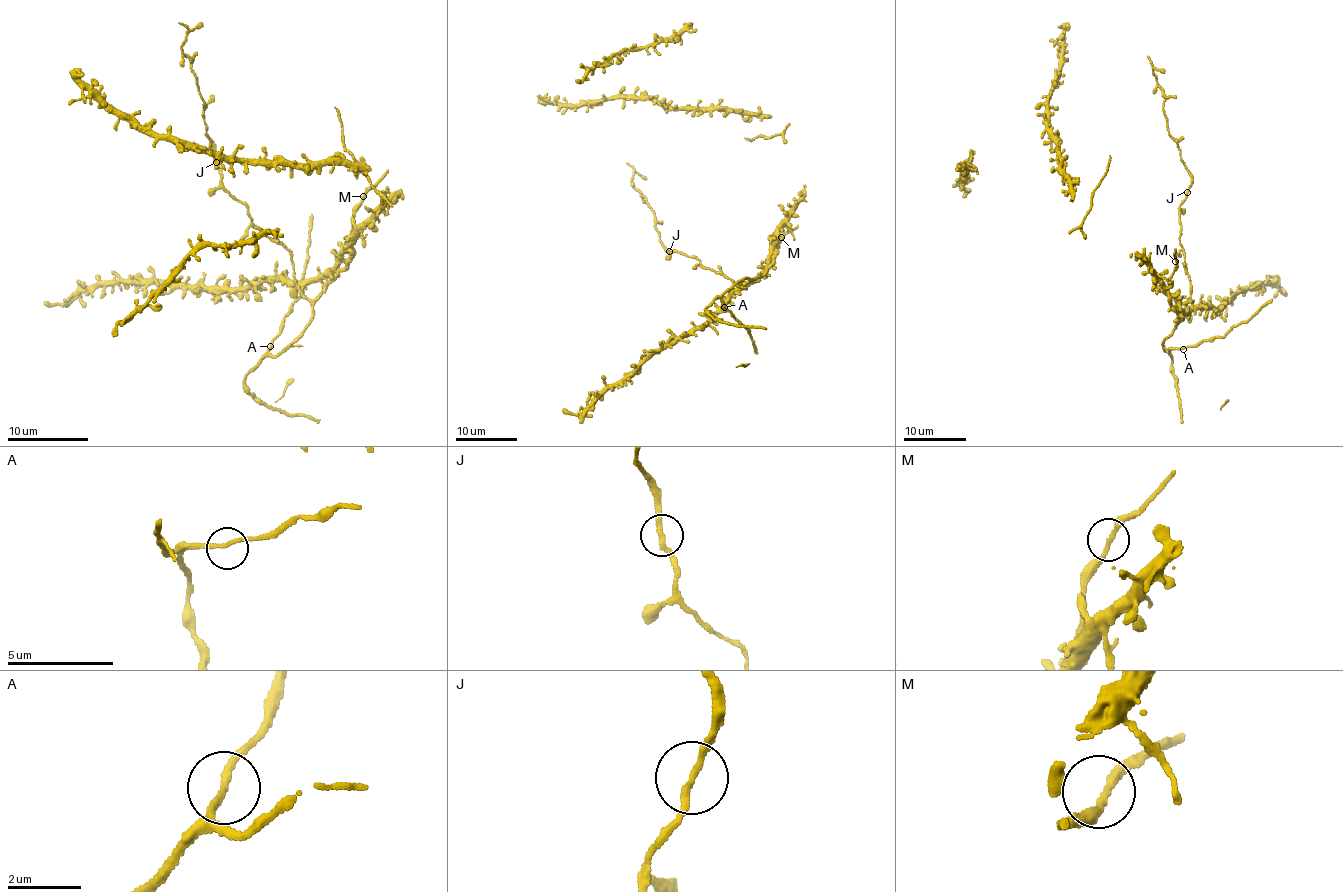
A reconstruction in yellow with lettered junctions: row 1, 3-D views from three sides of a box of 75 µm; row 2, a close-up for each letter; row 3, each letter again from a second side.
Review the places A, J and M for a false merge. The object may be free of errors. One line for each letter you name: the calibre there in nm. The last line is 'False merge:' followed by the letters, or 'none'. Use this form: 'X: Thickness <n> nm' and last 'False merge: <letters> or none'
False merge: none

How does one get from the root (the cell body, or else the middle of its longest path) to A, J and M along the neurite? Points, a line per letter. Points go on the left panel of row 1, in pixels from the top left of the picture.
A: (398, 194), (359, 233), (347, 268), (316, 300), (301, 333), (274, 355), (268, 352), (270, 346)
J: (398, 194), (359, 233), (336, 265), (299, 282), (292, 254), (252, 222), (248, 209), (222, 185), (215, 163)
M: (398, 194), (356, 238), (353, 219), (363, 196)

